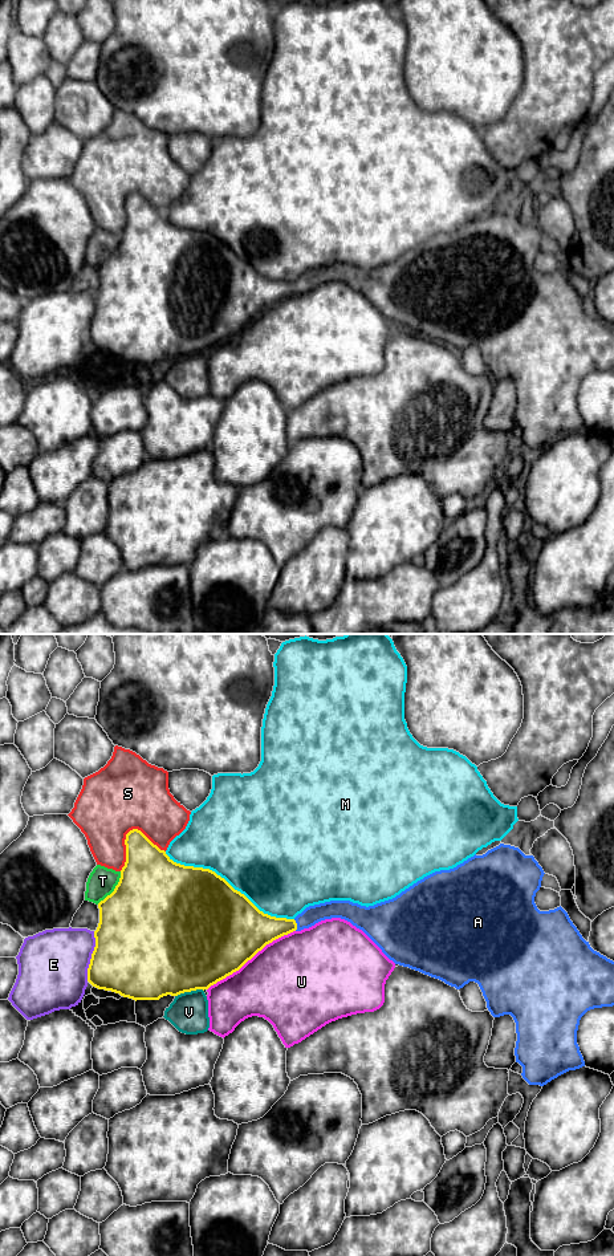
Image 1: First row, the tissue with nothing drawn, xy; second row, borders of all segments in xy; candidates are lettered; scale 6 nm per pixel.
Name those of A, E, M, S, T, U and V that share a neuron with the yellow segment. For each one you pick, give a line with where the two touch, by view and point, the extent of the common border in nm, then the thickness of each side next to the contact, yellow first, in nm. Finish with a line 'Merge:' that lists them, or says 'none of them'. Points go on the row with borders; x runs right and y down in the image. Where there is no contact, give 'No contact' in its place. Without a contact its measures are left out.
A: Touches yellow at xy (296, 925). Shared border 70 nm. Thickness 220 nm (yellow) against 110 nm
Merge: A

